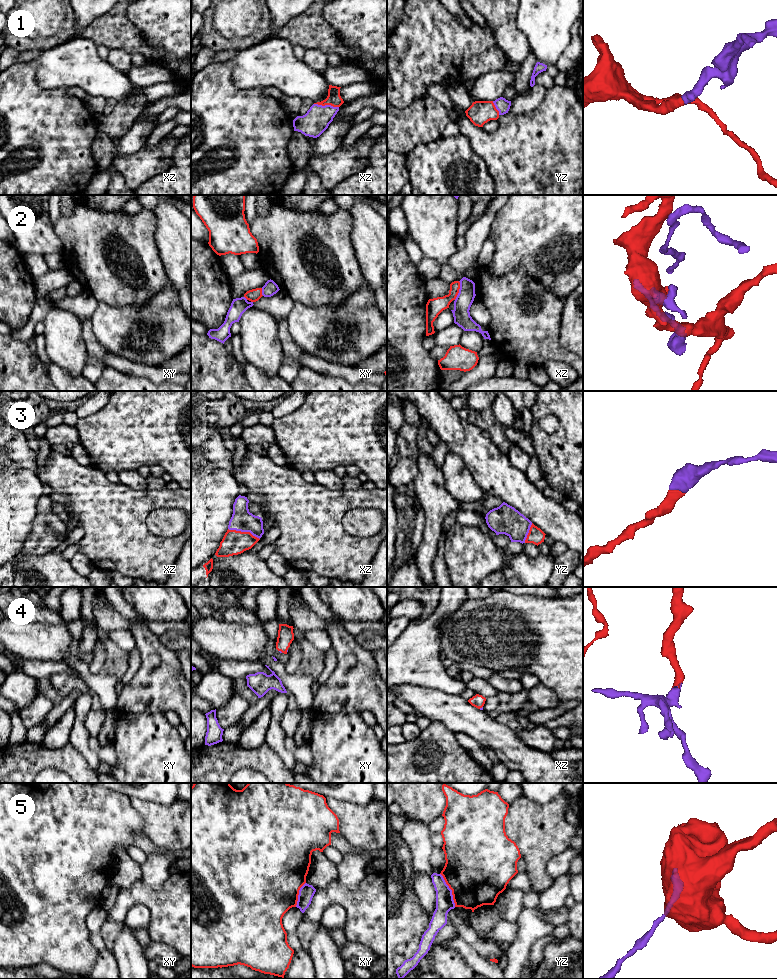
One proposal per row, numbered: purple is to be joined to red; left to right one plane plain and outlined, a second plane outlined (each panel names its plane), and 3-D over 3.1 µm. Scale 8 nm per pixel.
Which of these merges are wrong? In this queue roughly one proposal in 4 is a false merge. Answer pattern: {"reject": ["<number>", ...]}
{"reject": ["2"]}

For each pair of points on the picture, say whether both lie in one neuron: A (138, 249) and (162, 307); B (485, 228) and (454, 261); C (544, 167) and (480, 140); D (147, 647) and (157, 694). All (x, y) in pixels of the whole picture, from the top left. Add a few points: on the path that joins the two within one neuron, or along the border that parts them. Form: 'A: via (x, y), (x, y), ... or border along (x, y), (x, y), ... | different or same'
A: border along (169, 281), (157, 293), (136, 306) | different
B: via (476, 237), (474, 244), (463, 255) | same
C: via (528, 156), (496, 148) | same
D: via (147, 659), (146, 673), (155, 682) | same

